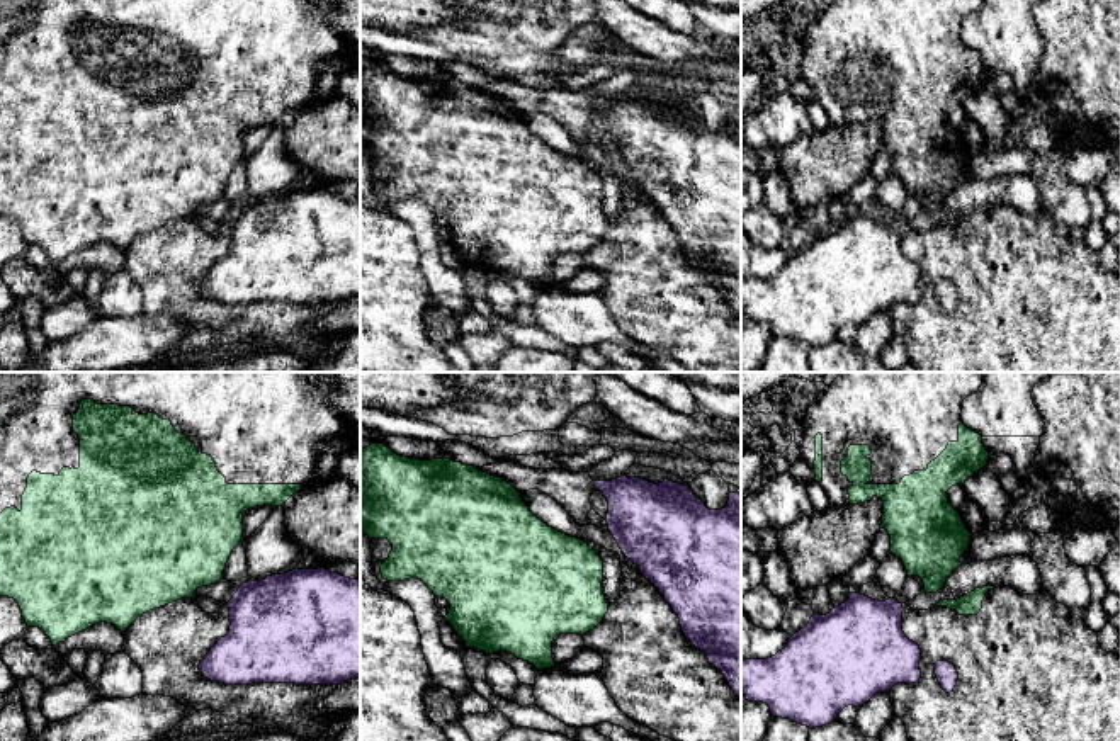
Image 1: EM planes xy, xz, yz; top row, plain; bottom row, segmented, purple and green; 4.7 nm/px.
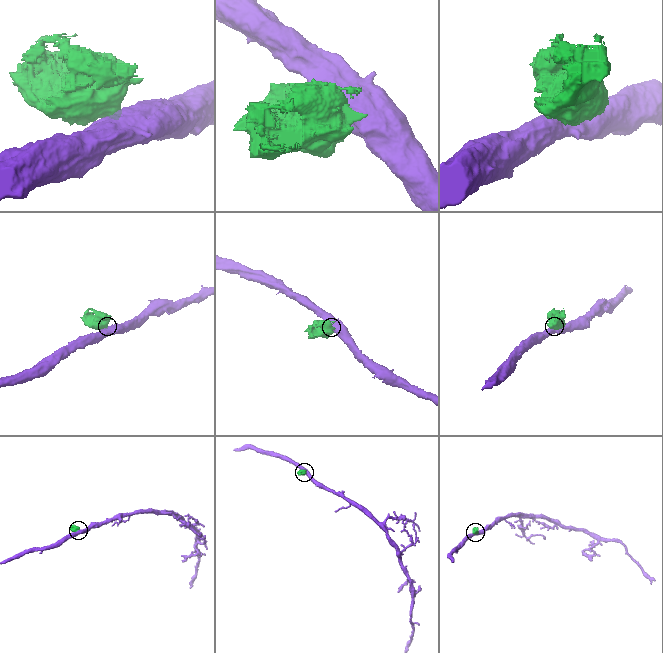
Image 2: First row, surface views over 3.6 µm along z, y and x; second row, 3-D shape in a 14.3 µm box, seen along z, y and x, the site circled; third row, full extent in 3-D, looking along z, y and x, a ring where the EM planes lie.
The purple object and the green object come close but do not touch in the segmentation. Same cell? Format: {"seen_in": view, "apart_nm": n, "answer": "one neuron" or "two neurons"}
{"seen_in": "xy", "apart_nm": 100, "answer": "one neuron"}

